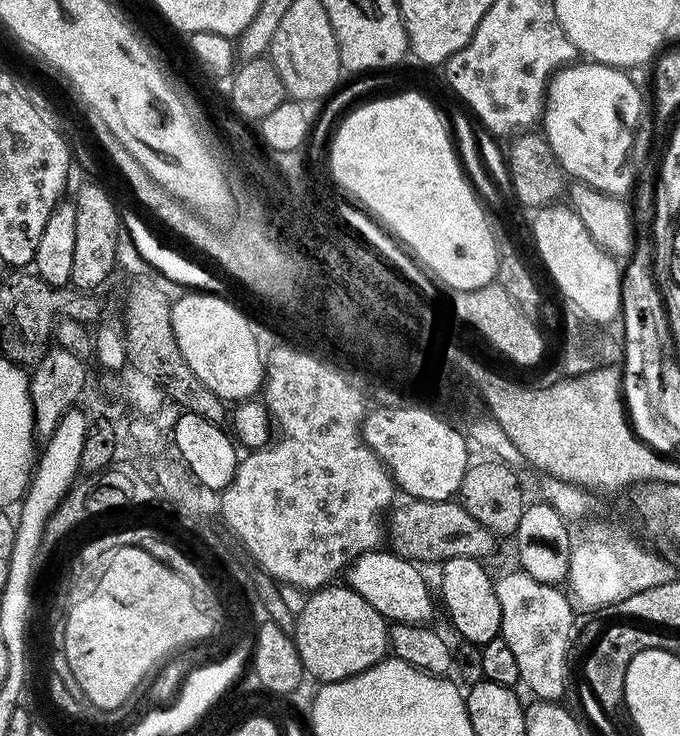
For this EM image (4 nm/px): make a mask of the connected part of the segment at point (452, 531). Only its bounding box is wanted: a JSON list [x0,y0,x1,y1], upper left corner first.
[386,499,498,565]

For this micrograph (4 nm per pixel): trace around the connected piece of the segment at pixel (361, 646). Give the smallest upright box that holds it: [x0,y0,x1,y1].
[294,586,389,684]

